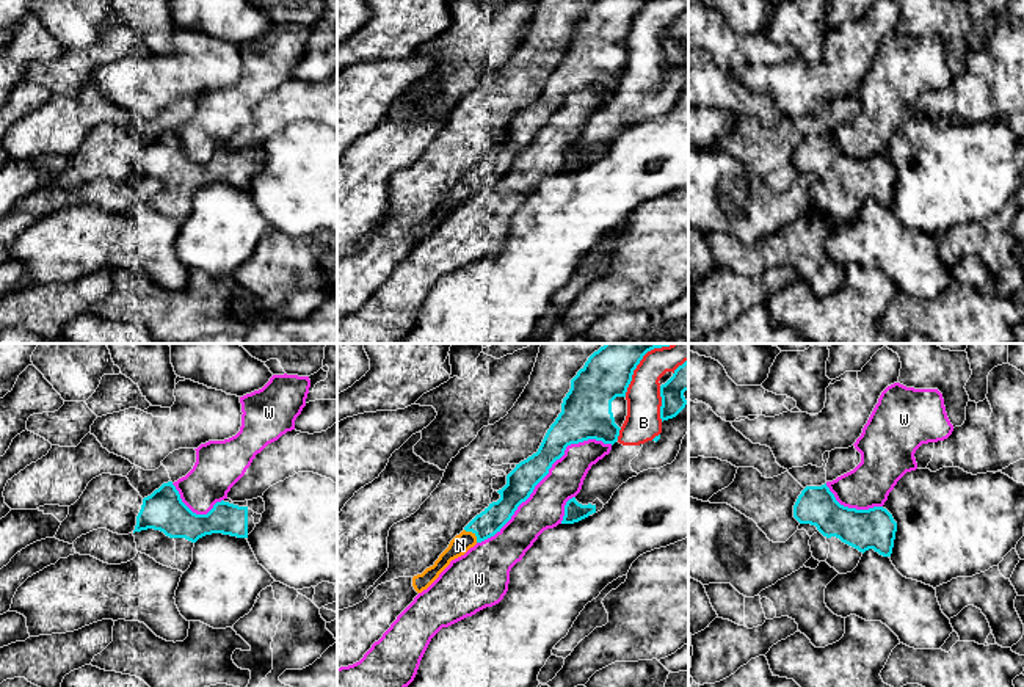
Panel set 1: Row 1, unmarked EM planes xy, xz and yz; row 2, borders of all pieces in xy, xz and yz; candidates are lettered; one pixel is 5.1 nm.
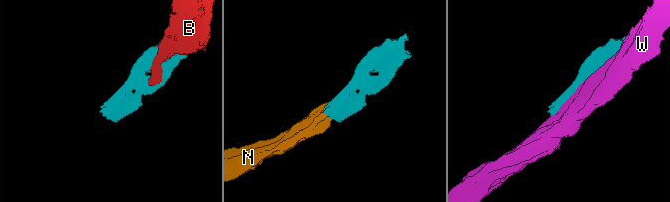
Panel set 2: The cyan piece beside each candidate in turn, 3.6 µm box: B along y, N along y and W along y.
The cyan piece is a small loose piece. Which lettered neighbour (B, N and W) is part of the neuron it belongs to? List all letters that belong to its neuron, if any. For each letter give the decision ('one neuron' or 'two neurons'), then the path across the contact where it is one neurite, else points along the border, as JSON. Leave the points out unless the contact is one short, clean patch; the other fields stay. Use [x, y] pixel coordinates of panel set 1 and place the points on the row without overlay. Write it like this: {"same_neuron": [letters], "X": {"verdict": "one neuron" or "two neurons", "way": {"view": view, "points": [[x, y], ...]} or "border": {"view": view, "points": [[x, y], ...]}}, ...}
{"same_neuron": ["N"], "B": {"verdict": "two neurons"}, "N": {"verdict": "one neuron"}, "W": {"verdict": "two neurons"}}

